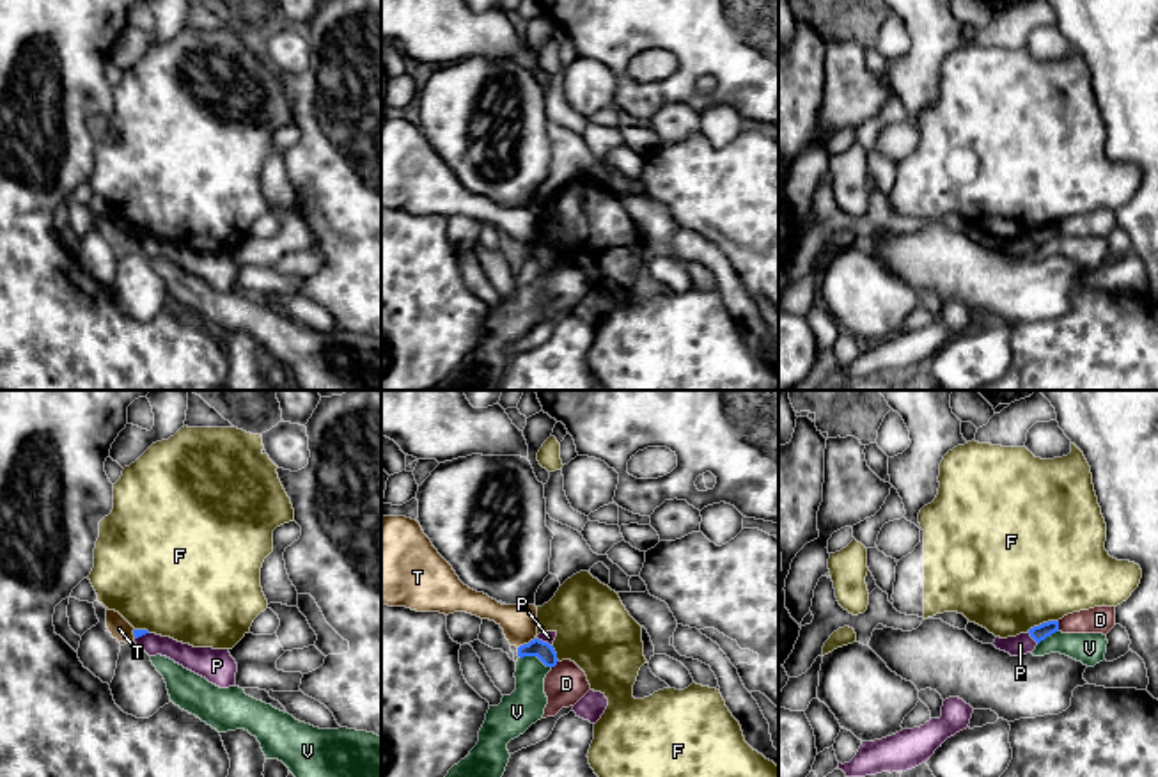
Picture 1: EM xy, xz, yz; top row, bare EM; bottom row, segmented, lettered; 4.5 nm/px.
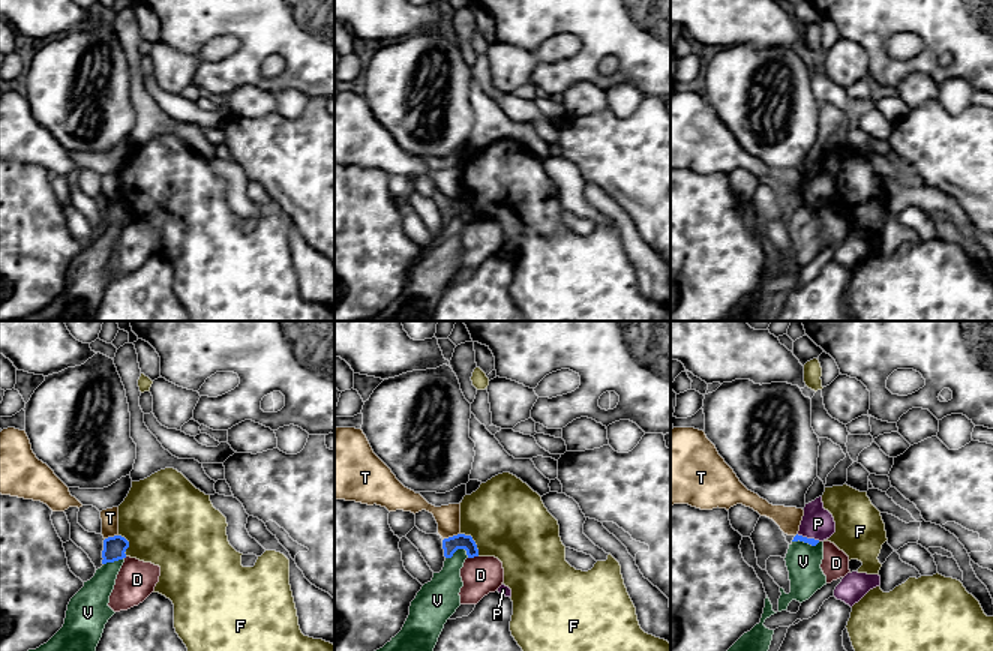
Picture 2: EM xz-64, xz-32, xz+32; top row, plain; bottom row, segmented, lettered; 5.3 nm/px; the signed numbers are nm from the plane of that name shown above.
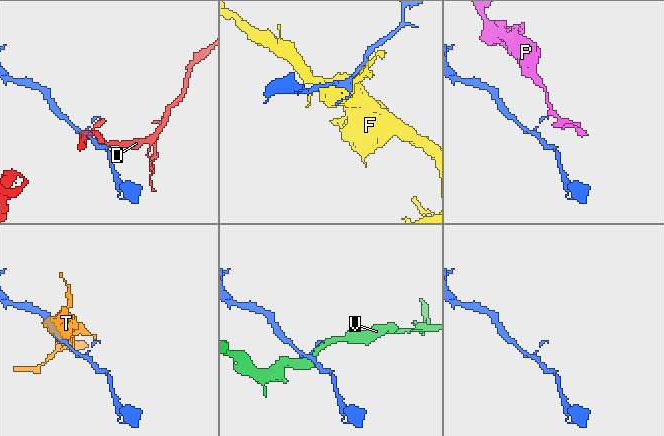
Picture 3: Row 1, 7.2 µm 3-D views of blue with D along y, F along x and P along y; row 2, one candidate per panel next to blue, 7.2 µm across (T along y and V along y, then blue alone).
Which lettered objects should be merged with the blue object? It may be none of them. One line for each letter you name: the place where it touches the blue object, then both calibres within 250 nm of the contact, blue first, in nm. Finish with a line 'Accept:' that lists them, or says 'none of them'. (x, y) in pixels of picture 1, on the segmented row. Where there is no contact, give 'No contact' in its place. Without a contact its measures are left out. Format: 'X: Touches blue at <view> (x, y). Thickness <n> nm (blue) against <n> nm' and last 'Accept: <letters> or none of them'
Accept: none of them

